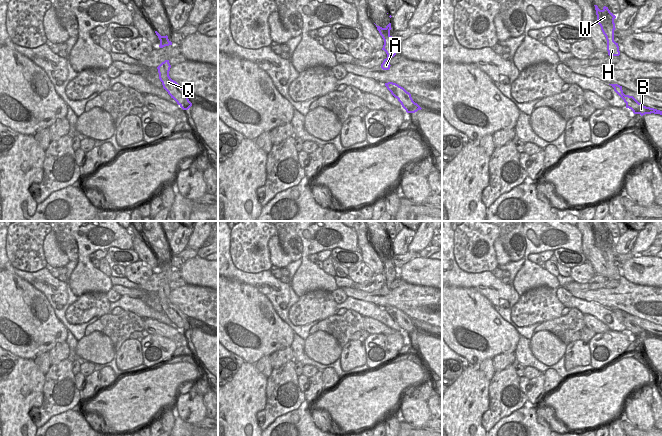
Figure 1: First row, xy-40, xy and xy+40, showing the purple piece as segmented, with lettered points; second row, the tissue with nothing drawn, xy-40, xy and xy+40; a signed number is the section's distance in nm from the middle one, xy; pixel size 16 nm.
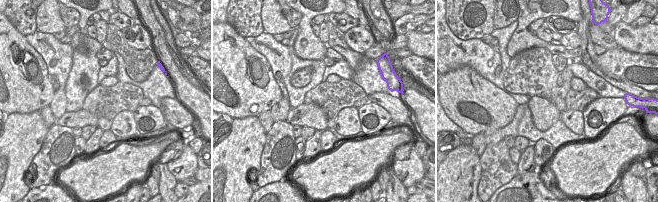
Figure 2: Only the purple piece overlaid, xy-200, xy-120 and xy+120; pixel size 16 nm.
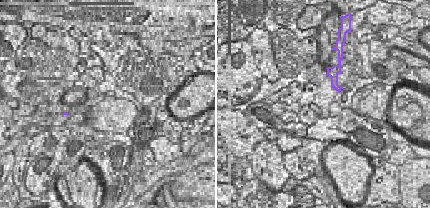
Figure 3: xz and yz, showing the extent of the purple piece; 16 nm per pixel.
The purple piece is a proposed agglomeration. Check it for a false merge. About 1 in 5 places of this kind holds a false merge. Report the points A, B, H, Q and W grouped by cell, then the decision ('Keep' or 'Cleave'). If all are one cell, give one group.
Groups: A B H Q W. Keep.

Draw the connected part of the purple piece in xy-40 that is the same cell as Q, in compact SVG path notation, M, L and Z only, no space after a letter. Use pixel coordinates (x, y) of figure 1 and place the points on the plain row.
M165 284L158 291L159 303L162 306L163 312L173 322L177 328L183 333L188 334L192 327L187 321L187 316L169 300L171 289L169 284Z

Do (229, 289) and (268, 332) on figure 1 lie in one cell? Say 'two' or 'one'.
one

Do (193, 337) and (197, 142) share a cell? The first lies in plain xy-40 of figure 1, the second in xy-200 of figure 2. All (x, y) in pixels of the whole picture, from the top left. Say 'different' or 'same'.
different

